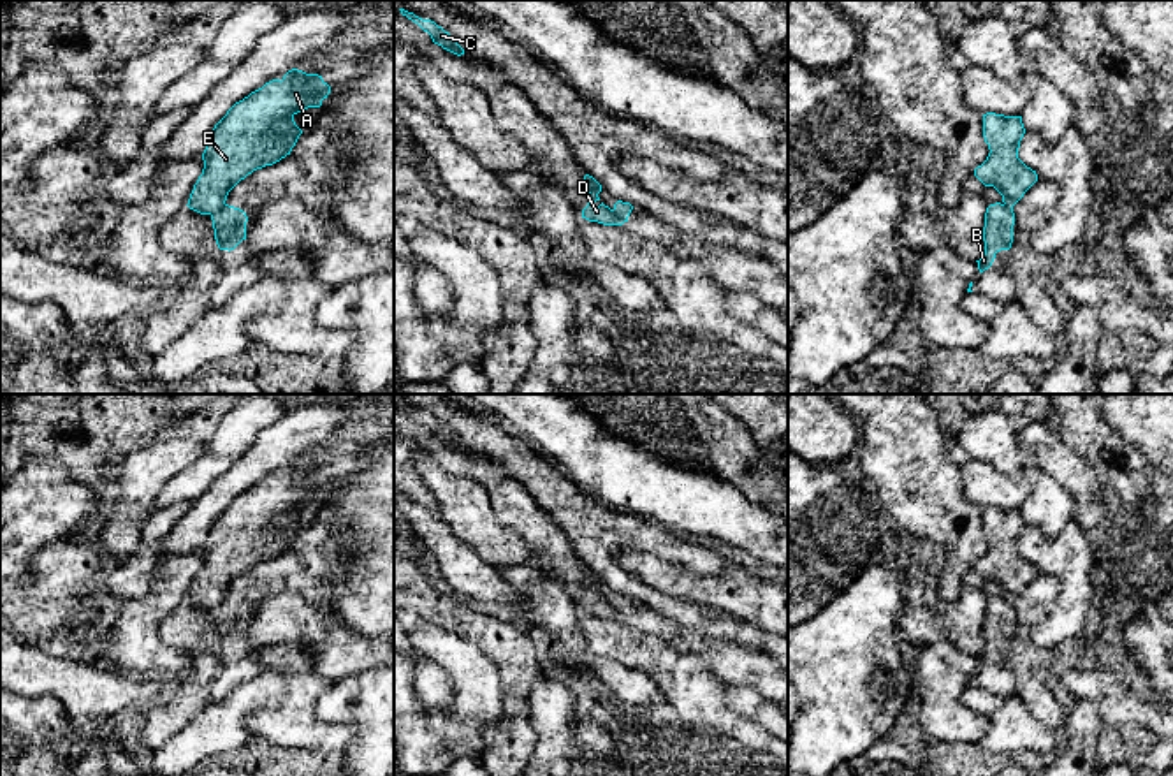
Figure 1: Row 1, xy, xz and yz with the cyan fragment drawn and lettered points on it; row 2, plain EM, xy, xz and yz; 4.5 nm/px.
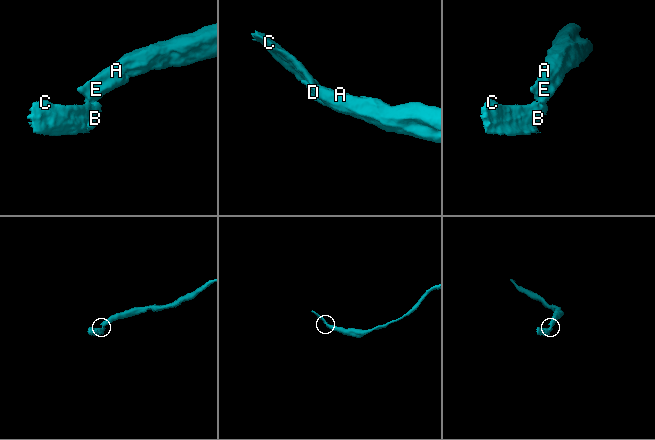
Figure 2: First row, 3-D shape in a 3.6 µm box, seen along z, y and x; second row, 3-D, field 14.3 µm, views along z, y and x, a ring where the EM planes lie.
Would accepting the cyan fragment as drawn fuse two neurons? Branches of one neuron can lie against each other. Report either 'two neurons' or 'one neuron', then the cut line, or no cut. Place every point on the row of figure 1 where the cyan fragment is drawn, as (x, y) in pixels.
two neurons; cut in xz along (611, 210), (619, 224)

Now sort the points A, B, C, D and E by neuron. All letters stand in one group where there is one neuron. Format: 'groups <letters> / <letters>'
groups A D E / B C

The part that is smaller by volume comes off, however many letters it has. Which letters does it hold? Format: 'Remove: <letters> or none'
Remove: B, C

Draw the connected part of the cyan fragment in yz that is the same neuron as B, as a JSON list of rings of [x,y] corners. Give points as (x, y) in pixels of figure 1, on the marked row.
[[[1001,202],[990,204],[985,213],[983,241],[985,255],[976,260],[980,273],[988,269],[1001,250],[1009,250],[1013,243],[1015,213]]]

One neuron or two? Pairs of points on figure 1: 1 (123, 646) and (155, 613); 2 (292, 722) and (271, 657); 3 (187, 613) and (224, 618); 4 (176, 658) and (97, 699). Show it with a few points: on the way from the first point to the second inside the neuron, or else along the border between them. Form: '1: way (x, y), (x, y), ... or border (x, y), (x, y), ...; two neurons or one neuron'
1: way (132, 637), (146, 622); one neuron
2: way (296, 704), (296, 674), (289, 667); one neuron
3: border (210, 609), (213, 632), (220, 643); two neurons
4: border (115, 667), (123, 673), (159, 676), (171, 683); two neurons

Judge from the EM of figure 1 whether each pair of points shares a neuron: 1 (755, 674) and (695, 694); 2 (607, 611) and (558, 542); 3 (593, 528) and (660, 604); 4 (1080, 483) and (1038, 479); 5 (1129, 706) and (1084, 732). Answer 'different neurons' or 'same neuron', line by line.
1: different neurons
2: same neuron
3: same neuron
4: different neurons
5: different neurons

